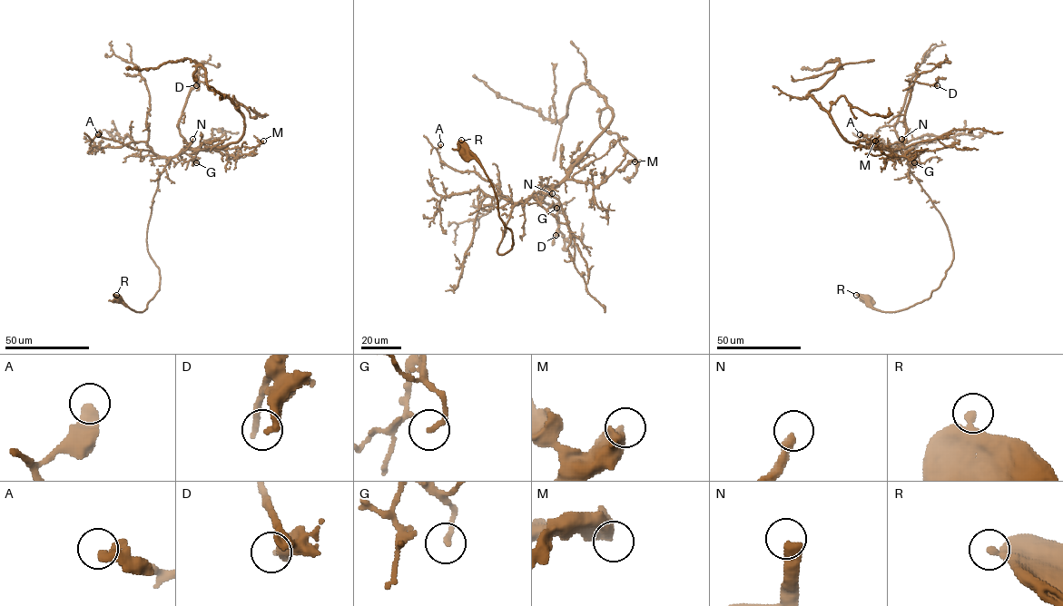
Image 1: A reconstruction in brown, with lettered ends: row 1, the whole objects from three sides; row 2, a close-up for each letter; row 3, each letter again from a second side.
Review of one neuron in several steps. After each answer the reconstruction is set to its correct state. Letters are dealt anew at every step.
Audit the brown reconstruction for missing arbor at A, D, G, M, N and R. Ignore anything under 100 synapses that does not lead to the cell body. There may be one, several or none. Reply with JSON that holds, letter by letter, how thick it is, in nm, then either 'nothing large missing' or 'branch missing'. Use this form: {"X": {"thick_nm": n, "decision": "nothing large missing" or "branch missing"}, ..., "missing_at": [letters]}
{"A": {"thick_nm": 480, "decision": "nothing large missing"}, "D": {"thick_nm": 380, "decision": "nothing large missing"}, "G": {"thick_nm": 180, "decision": "nothing large missing"}, "M": {"thick_nm": 550, "decision": "nothing large missing"}, "N": {"thick_nm": 400, "decision": "branch missing"}, "R": {"thick_nm": 320, "decision": "nothing large missing"}, "missing_at": ["N"]}

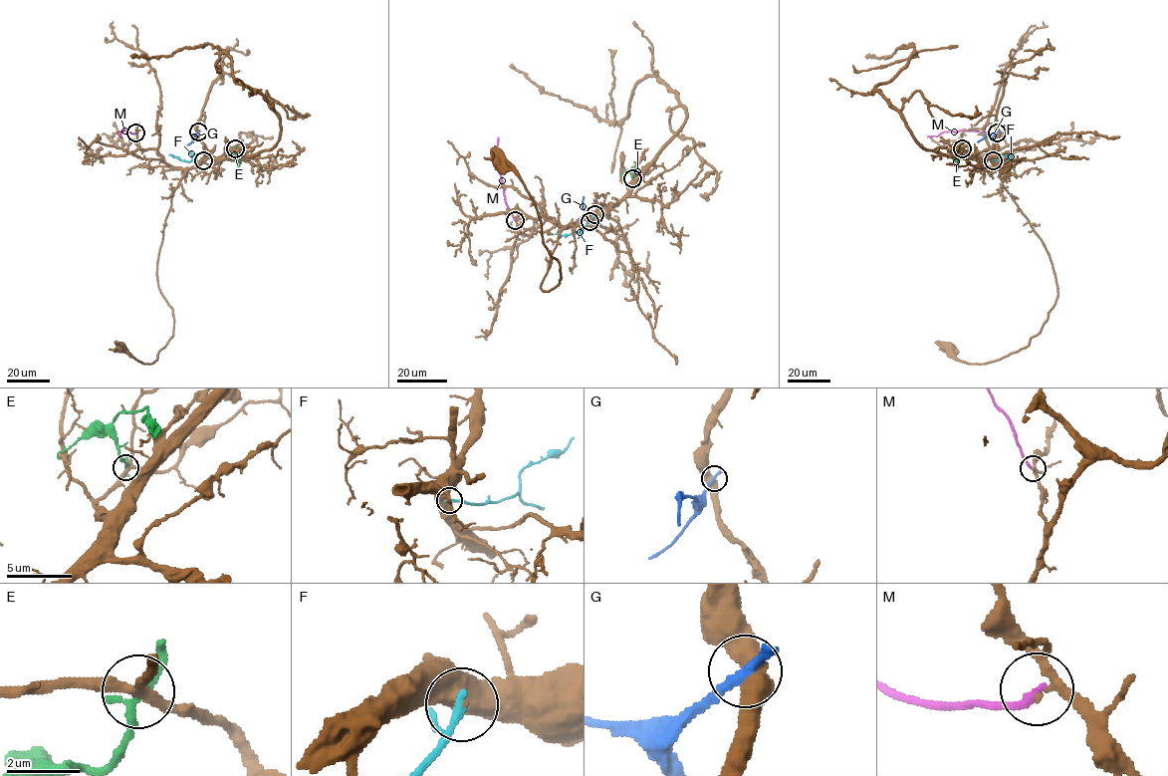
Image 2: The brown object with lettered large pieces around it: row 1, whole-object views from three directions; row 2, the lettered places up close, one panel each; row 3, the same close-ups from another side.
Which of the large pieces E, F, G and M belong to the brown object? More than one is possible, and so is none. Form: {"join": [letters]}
{"join": []}

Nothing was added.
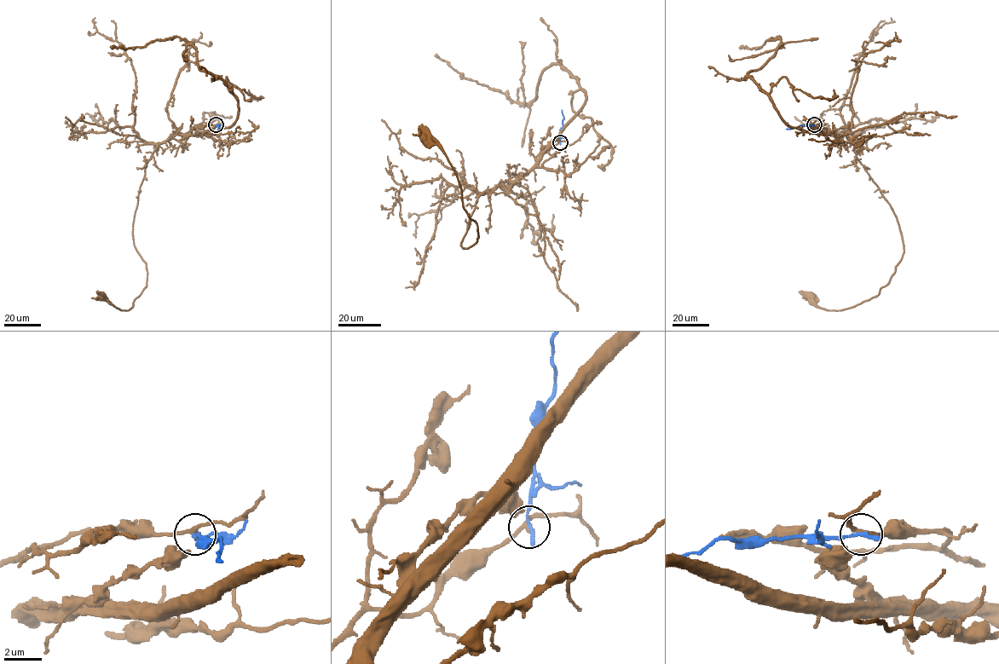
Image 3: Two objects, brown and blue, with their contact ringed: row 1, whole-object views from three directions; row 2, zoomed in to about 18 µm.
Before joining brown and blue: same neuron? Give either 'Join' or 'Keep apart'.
Keep apart

